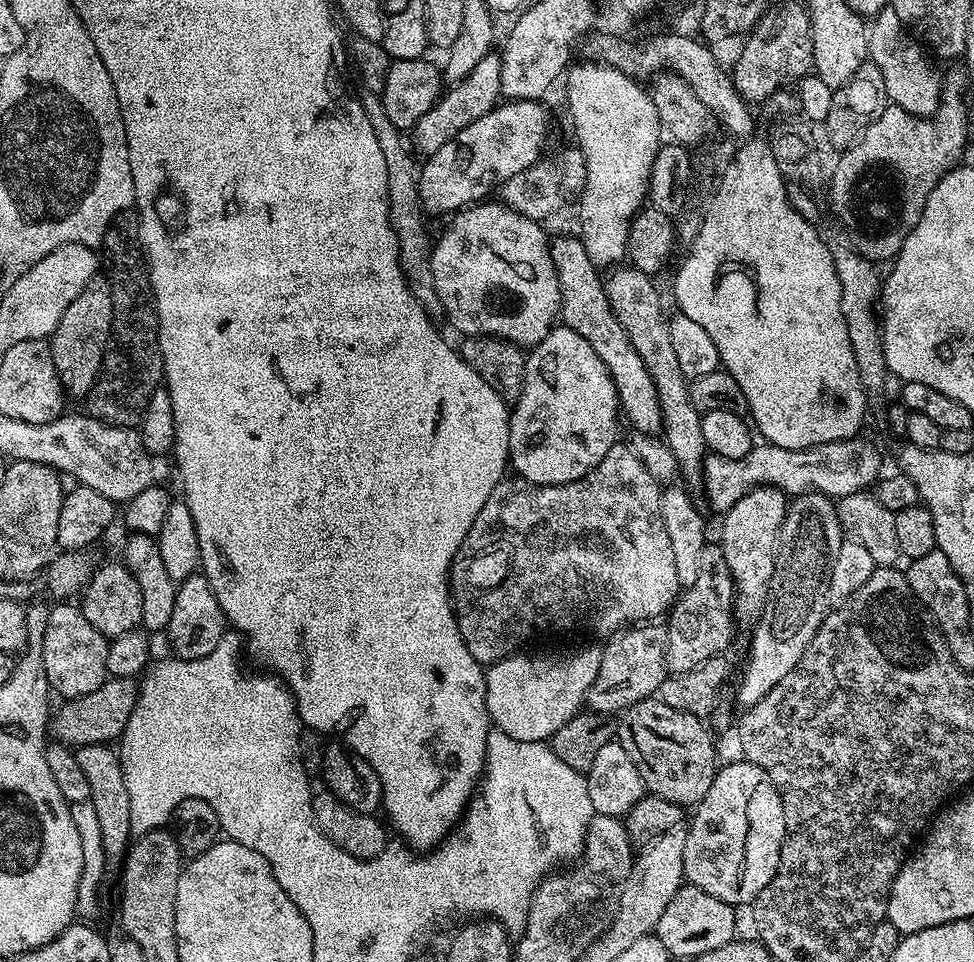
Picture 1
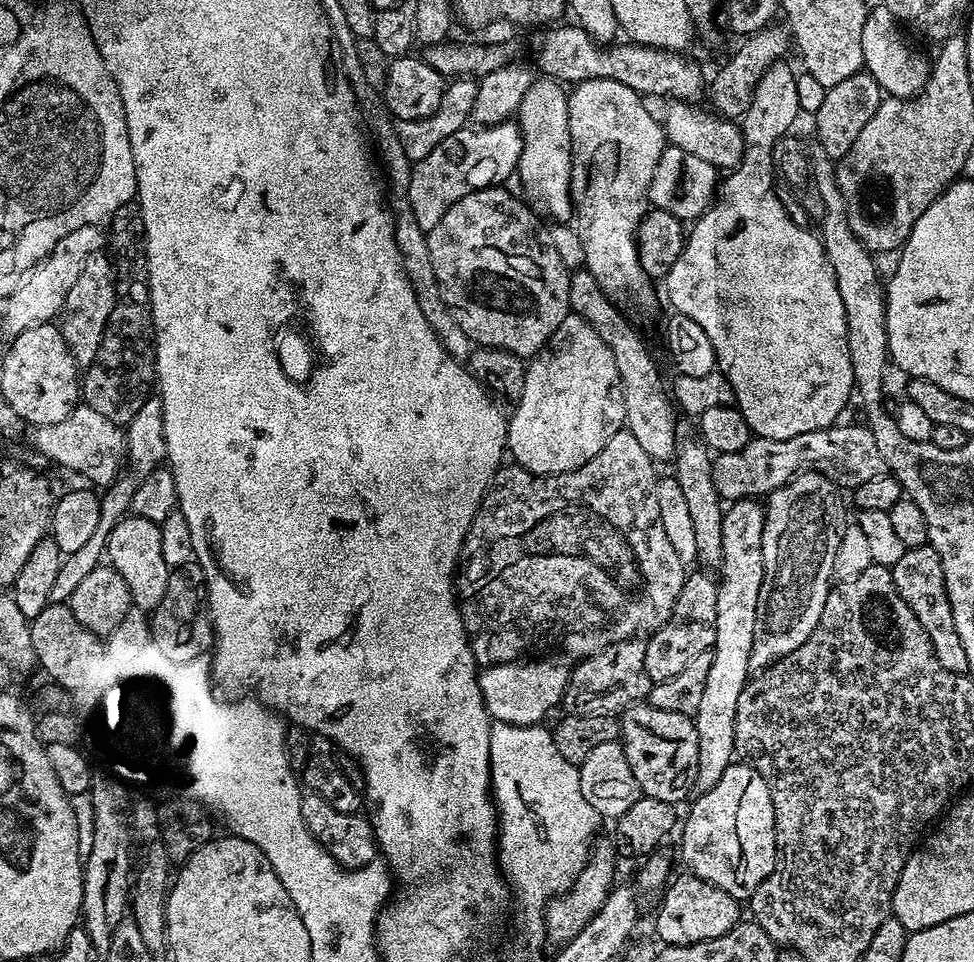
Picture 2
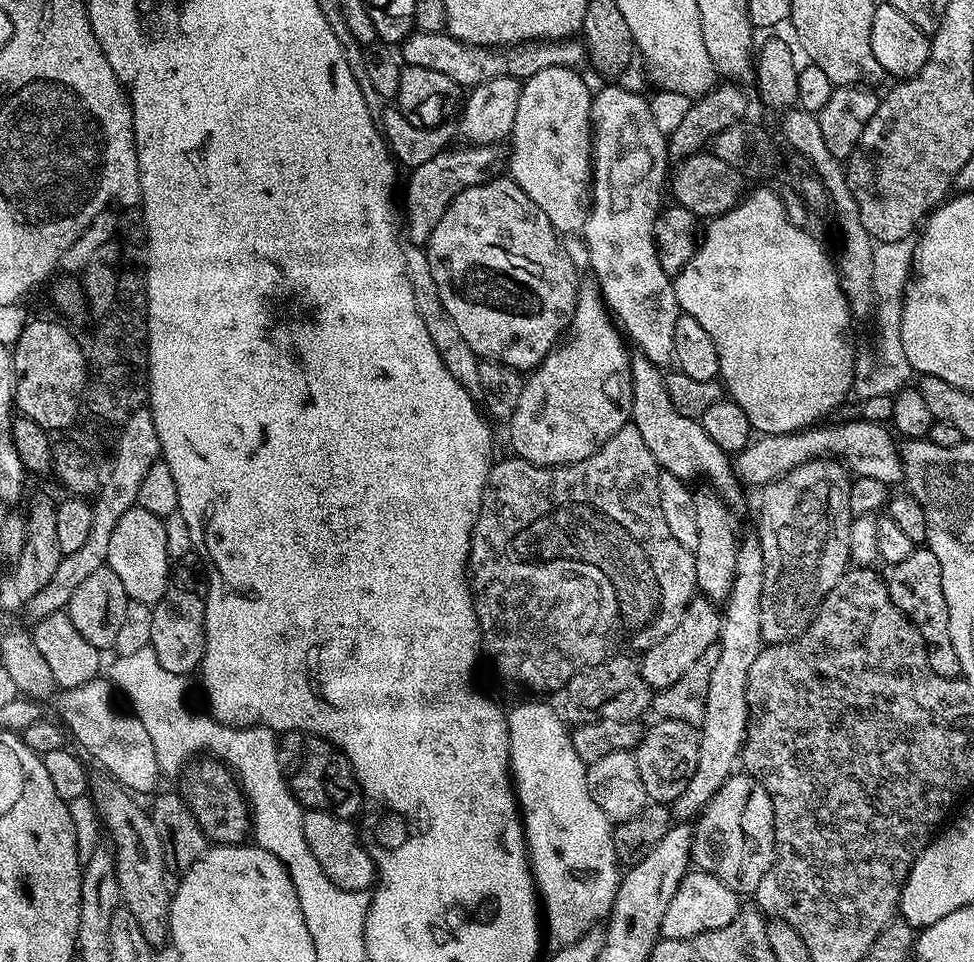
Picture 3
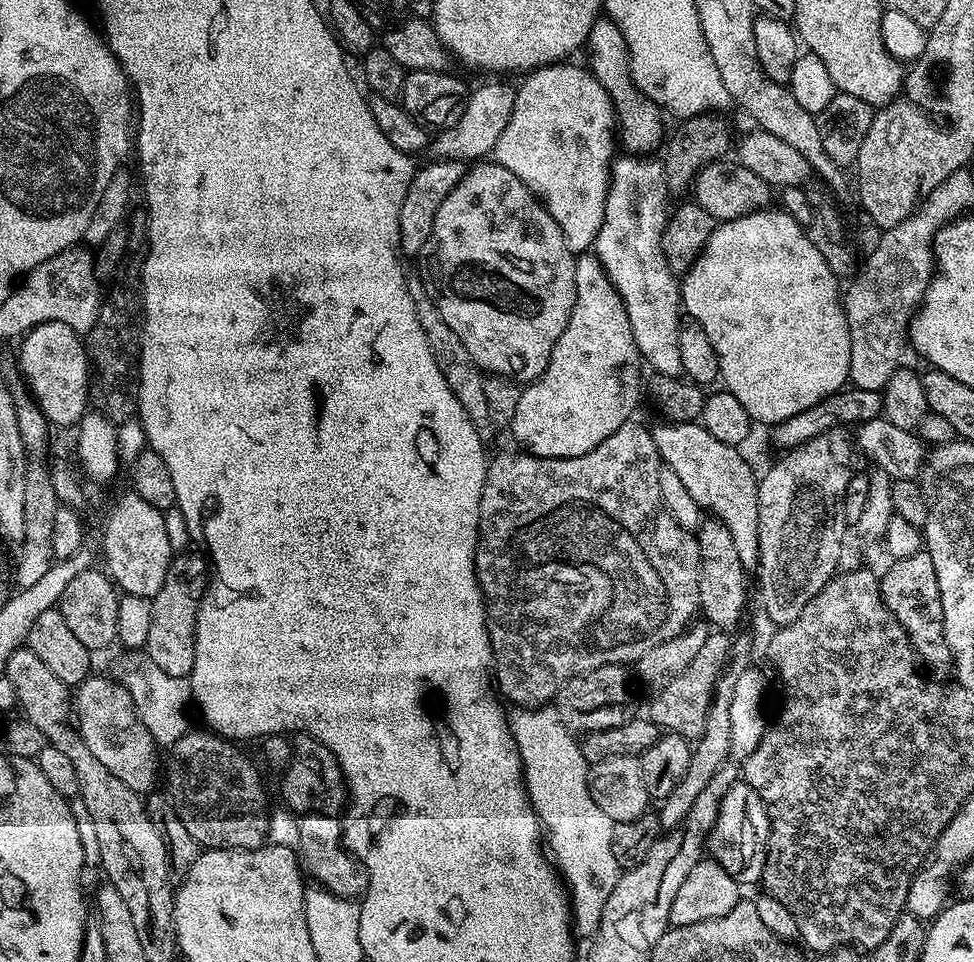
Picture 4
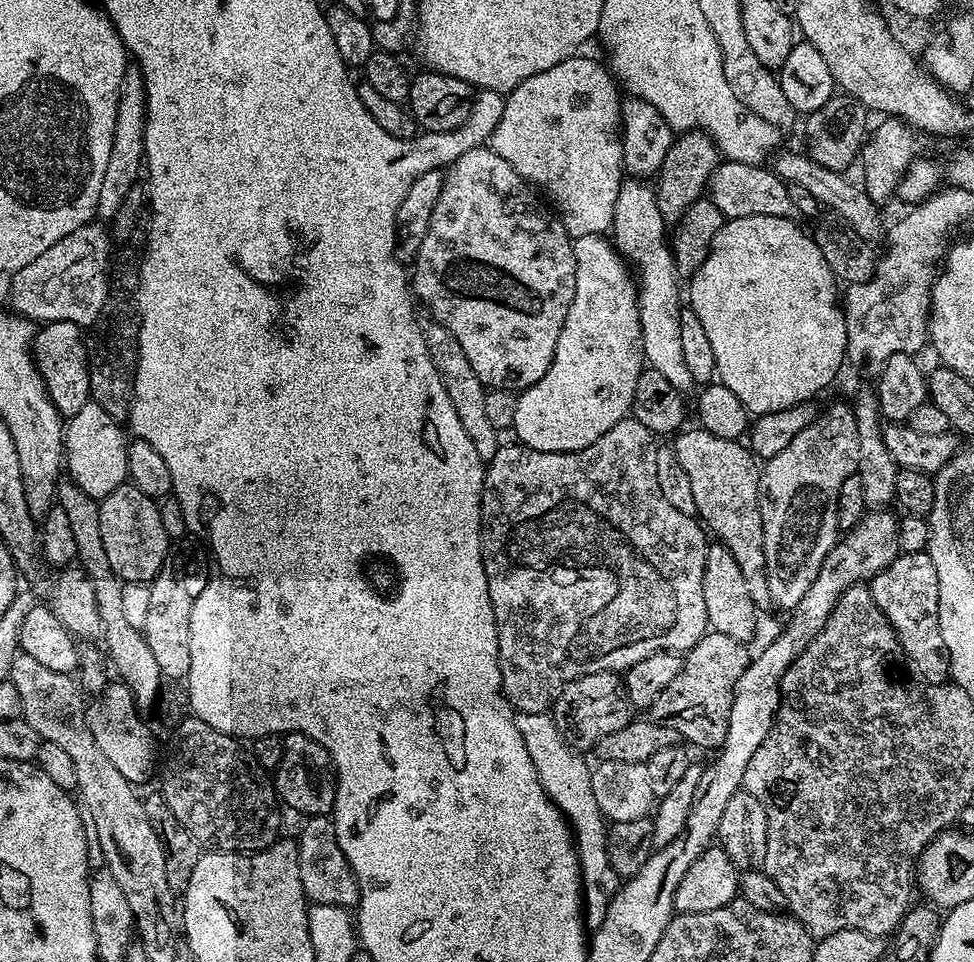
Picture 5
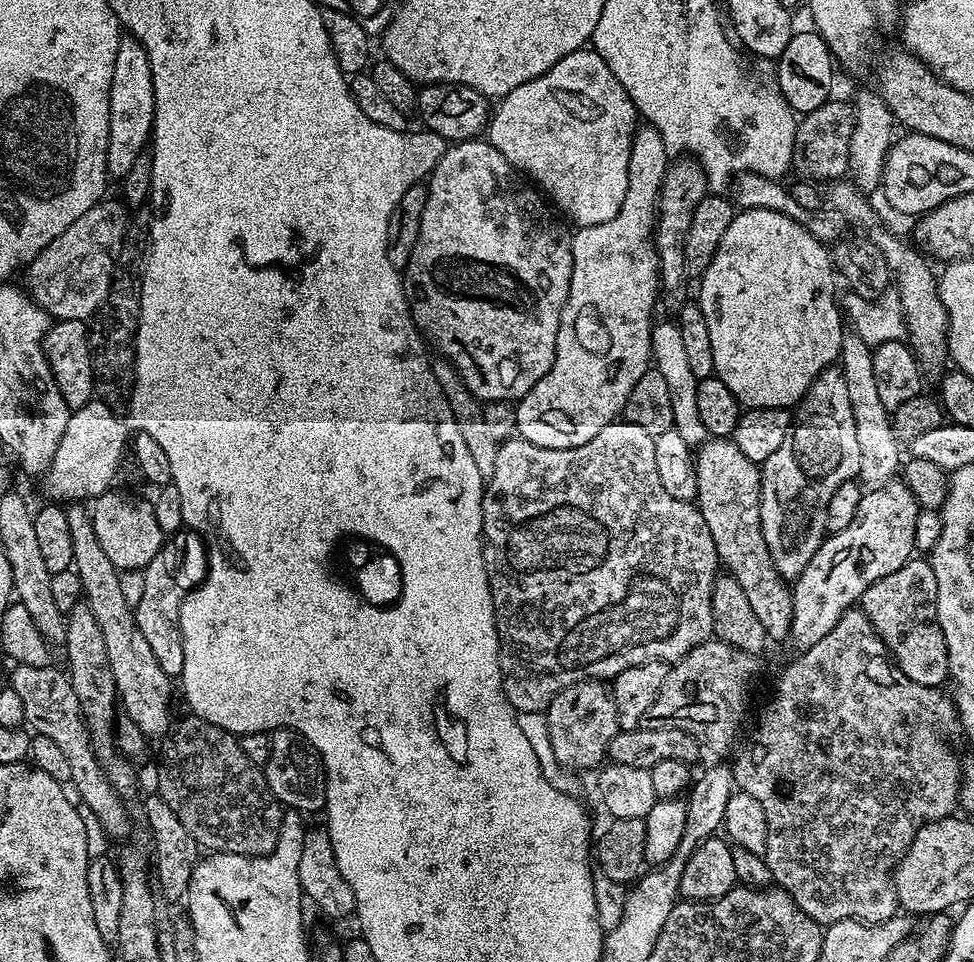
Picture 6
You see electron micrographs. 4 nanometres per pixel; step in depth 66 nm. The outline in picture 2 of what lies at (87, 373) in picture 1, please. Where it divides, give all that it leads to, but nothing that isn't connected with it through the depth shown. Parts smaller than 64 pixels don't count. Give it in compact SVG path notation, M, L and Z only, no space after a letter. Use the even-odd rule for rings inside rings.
M99 252L94 254L94 258L90 258L90 262L84 264L82 274L78 274L68 300L64 303L62 319L58 324L62 338L77 365L87 366L96 361L115 300L116 274L113 272L113 265Z

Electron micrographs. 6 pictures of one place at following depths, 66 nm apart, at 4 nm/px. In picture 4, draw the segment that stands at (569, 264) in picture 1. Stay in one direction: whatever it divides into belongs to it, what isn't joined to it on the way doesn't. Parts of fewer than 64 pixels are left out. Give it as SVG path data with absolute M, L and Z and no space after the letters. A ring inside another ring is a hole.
M660 422L657 428L651 429L652 441L660 452L660 459L678 479L682 486L690 490L690 498L698 502L702 510L708 508L713 517L726 526L742 566L752 570L760 562L760 539L758 538L758 483L757 473L752 473L746 457L739 447L718 442L698 422L691 424L673 424Z

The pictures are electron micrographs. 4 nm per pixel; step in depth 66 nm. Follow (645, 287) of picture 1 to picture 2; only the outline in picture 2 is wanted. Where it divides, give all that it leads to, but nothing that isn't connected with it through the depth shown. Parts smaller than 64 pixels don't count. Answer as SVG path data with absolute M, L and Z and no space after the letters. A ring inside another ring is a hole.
M699 438L679 441L674 457L674 475L678 486L682 486L682 494L690 509L690 518L694 522L694 535L698 541L698 560L701 565L719 565L724 559L722 552L722 524L724 522L725 505L722 503L716 483L712 477L714 463L713 453L707 444Z

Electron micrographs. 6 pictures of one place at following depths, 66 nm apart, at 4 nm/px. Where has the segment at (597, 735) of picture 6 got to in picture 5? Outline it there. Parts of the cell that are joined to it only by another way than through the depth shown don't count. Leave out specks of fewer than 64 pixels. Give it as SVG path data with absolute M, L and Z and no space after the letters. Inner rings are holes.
M595 672L569 680L563 685L556 693L550 715L569 744L595 746L599 740L606 738L606 734L622 730L622 726L633 719L634 712L629 705L621 673Z

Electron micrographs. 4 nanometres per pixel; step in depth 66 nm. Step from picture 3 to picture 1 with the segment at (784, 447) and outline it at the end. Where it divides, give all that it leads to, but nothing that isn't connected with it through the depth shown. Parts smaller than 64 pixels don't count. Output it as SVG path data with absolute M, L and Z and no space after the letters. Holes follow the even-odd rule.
M861 438L839 440L838 442L826 442L813 448L802 450L786 450L782 446L774 446L767 442L757 443L743 458L722 458L721 456L709 455L704 462L704 474L702 477L702 489L708 495L708 504L717 514L723 514L738 502L750 490L755 488L779 488L785 494L799 494L805 490L820 492L823 496L839 498L849 496L855 492L871 489L881 475L880 452L872 444L867 444Z

